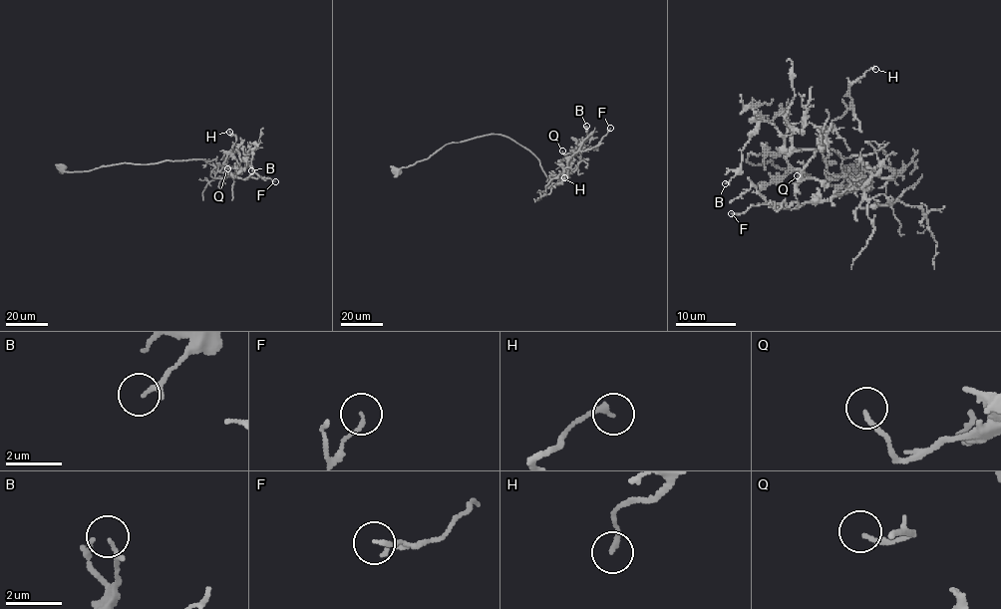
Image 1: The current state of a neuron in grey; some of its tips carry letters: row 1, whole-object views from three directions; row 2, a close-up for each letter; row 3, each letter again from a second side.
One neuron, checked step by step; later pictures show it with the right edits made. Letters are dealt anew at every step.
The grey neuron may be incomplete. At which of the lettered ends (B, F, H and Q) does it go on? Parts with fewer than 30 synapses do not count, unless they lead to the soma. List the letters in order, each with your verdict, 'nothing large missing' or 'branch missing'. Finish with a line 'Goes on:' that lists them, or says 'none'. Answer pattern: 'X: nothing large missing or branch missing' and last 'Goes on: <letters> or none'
B: nothing large missing
F: nothing large missing
H: nothing large missing
Q: nothing large missing
Goes on: none

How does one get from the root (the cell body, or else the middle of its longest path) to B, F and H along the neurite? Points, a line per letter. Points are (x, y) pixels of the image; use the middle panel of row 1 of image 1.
B: (396, 170), (447, 145), (499, 134), (527, 149), (556, 183), (583, 150), (586, 126)
F: (396, 170), (428, 158), (447, 145), (499, 134), (527, 149), (557, 183), (567, 160), (596, 146), (610, 128)
H: (396, 170), (447, 145), (499, 134), (527, 149), (554, 183), (573, 160), (564, 177)

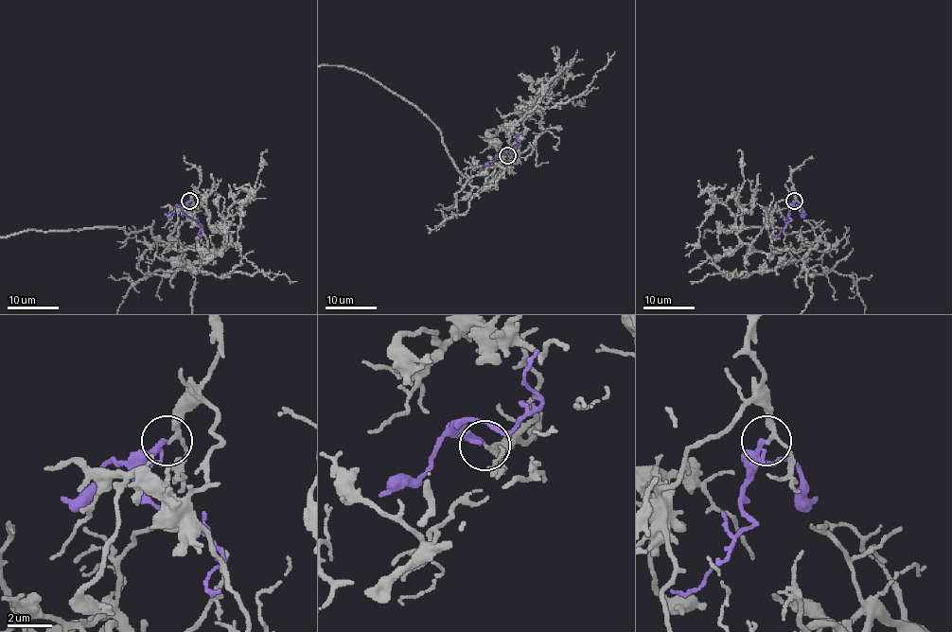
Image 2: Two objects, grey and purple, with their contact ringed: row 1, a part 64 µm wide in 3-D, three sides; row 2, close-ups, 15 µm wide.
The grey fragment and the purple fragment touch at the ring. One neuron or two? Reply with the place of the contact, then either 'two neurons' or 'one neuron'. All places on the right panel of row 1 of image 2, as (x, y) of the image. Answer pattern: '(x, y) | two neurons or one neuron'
(794, 201) | two neurons

